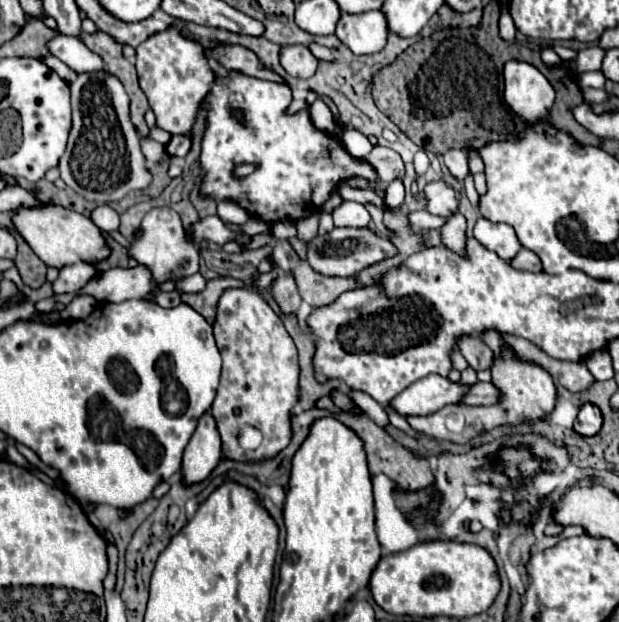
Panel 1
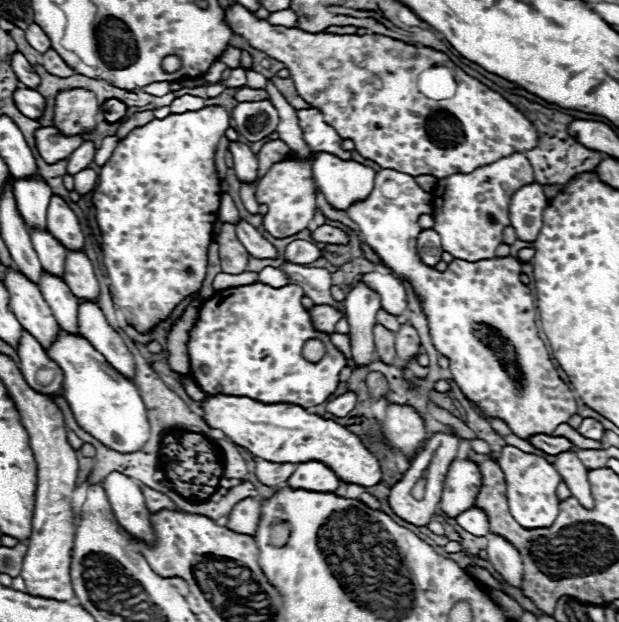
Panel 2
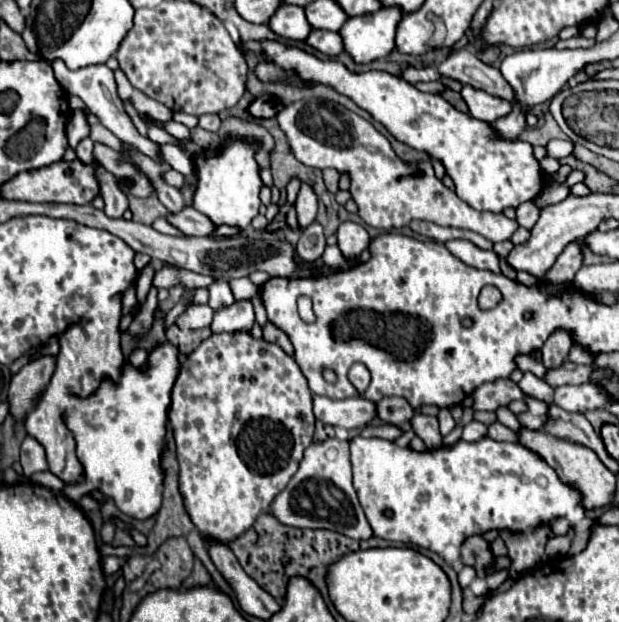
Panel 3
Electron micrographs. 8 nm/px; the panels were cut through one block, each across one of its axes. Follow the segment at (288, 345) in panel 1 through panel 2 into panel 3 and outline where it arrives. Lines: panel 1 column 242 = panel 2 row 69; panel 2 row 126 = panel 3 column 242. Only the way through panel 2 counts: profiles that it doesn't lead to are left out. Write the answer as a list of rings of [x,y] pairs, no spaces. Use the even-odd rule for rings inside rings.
[[[212,334],[188,358],[184,358],[184,362],[180,366],[180,374],[176,378],[176,384],[172,388],[172,404],[170,404],[168,416],[170,416],[170,426],[172,426],[174,442],[176,442],[176,458],[180,464],[178,482],[180,482],[180,496],[182,496],[184,508],[186,508],[192,524],[198,528],[200,536],[206,542],[220,542],[220,544],[228,544],[228,542],[236,540],[238,536],[242,536],[254,524],[256,516],[268,510],[270,502],[280,494],[280,490],[286,486],[286,482],[296,474],[306,446],[312,444],[314,422],[316,422],[316,418],[312,414],[312,394],[310,394],[308,382],[306,382],[304,374],[300,372],[298,364],[294,362],[294,358],[288,356],[278,344],[254,340],[250,334]]]

